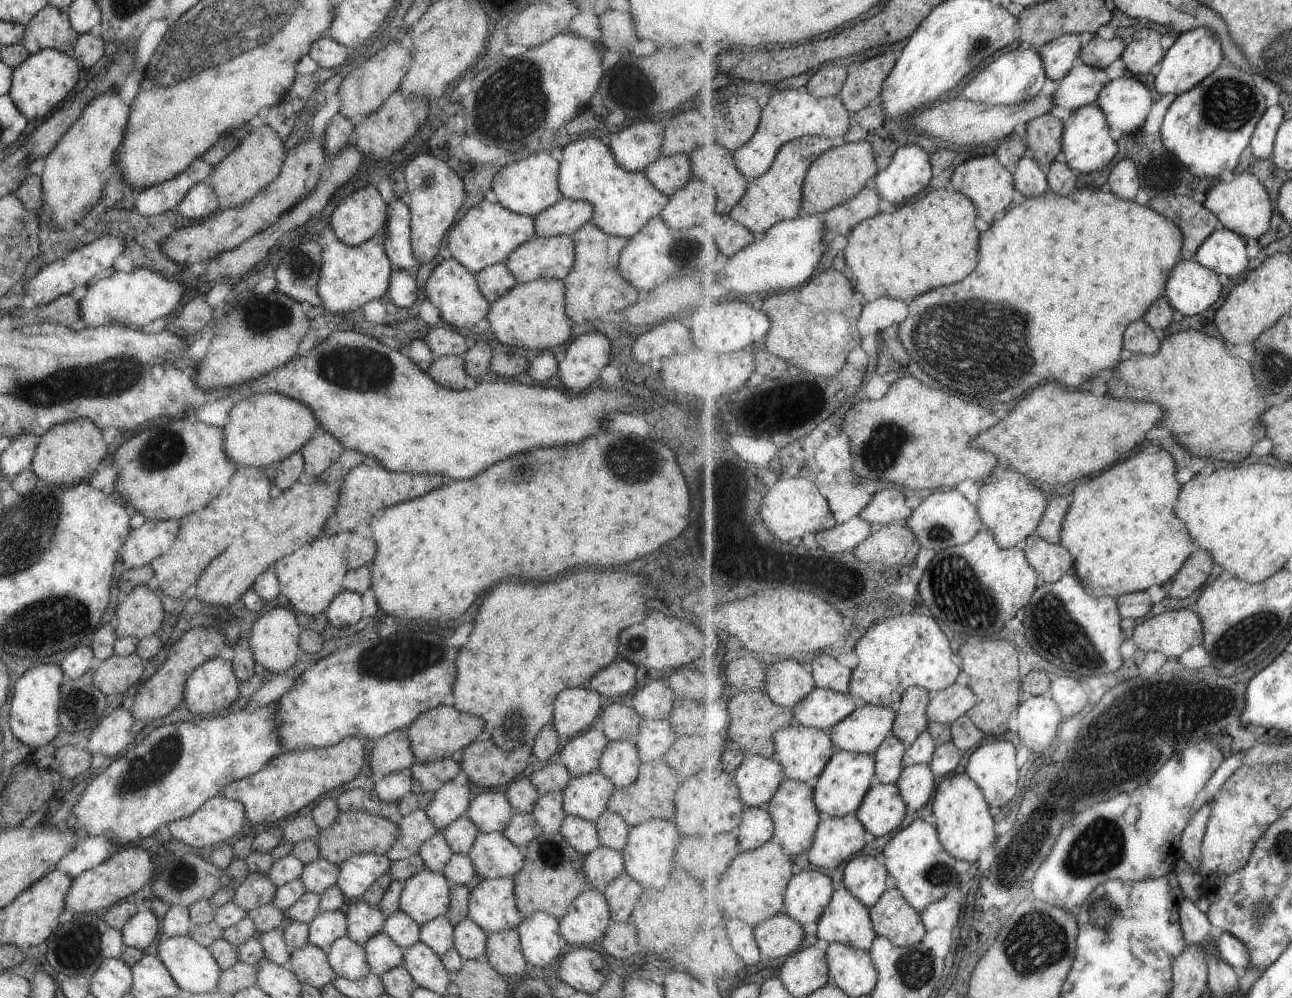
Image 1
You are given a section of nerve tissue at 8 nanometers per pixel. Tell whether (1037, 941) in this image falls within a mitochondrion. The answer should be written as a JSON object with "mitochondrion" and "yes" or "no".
{"mitochondrion":"yes"}

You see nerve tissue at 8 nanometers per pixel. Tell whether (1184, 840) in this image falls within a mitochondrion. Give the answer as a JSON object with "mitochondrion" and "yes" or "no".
{"mitochondrion":"no"}

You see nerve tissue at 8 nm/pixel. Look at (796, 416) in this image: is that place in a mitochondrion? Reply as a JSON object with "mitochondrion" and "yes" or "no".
{"mitochondrion":"no"}

